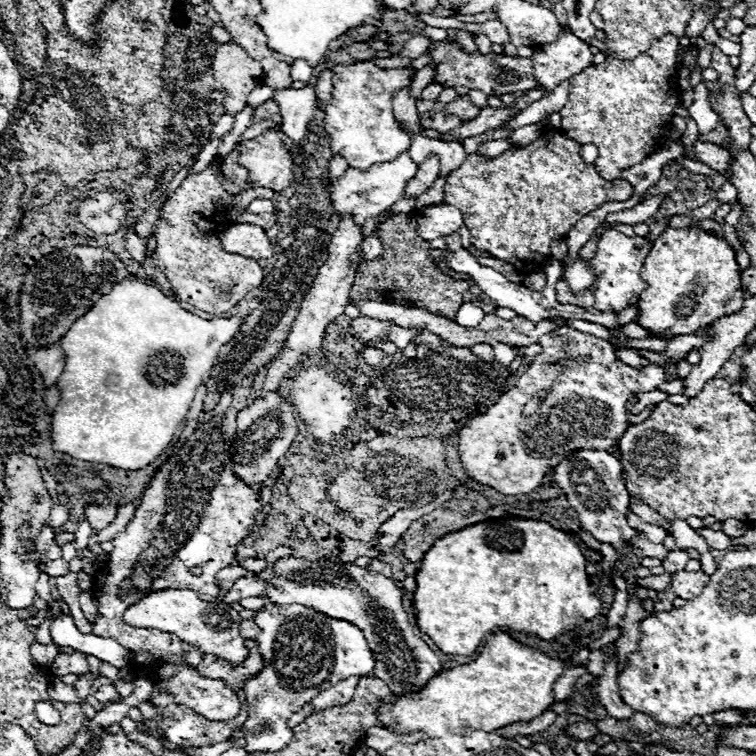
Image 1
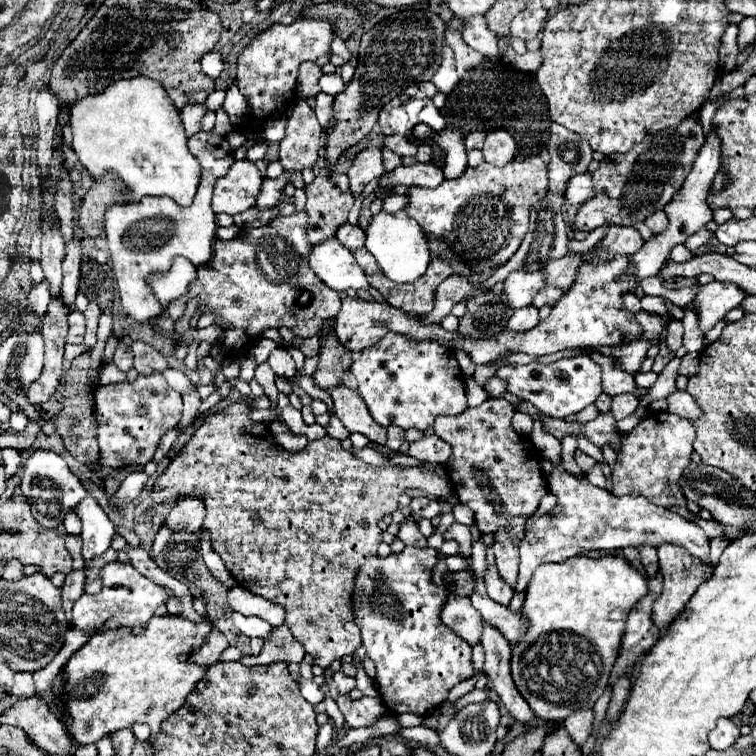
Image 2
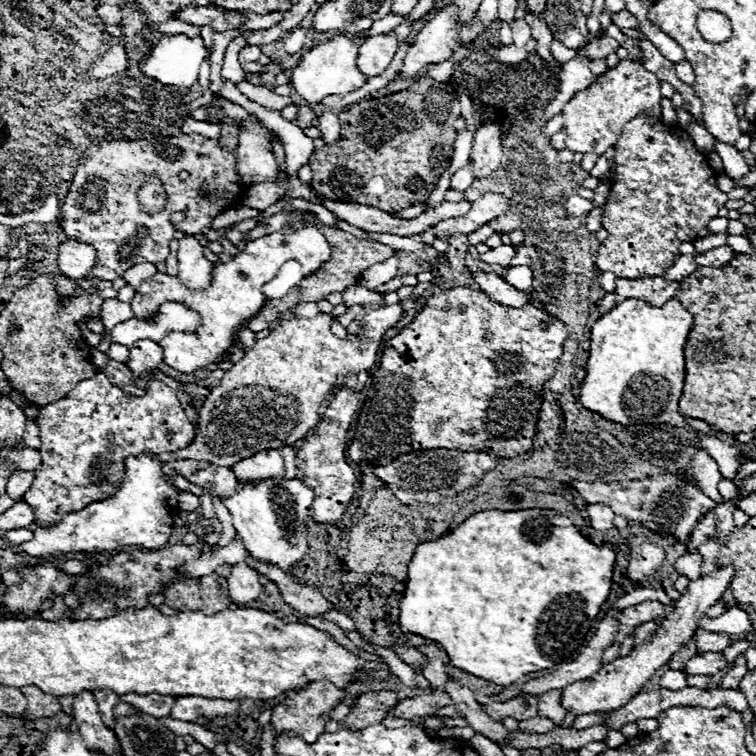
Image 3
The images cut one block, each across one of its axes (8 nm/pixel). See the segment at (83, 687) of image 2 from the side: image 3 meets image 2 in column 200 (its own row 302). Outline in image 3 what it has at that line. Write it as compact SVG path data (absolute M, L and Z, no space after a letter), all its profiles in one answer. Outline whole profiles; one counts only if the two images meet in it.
M632 298L616 304L590 328L592 344L586 378L580 386L580 404L624 426L672 424L690 428L686 416L678 412L678 400L686 376L684 344L692 322L692 314L676 298L660 308Z

